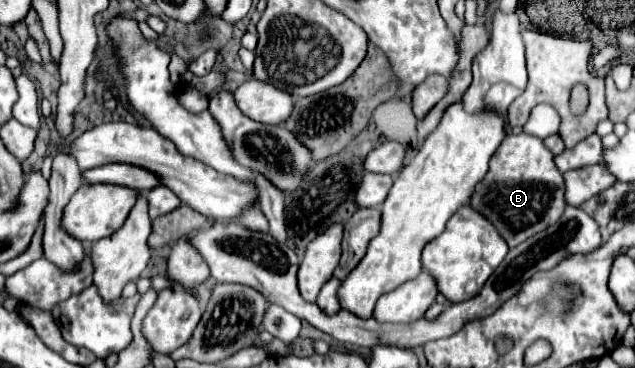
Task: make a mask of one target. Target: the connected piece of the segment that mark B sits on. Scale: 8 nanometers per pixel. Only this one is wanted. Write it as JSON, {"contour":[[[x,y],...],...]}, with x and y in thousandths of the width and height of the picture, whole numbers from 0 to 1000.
{"contour":[[[802,361],[776,421],[770,470],[757,497],[751,497],[751,519],[745,524],[739,557],[757,573],[757,584],[764,584],[783,617],[798,666],[808,677],[820,655],[839,644],[843,633],[883,595],[893,563],[890,486],[871,438],[871,416],[861,405],[852,372]]]}

